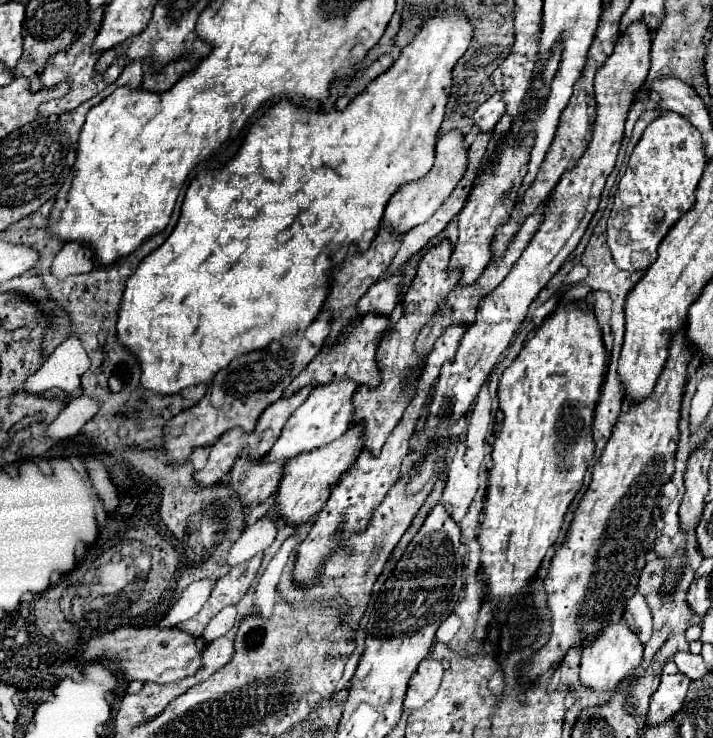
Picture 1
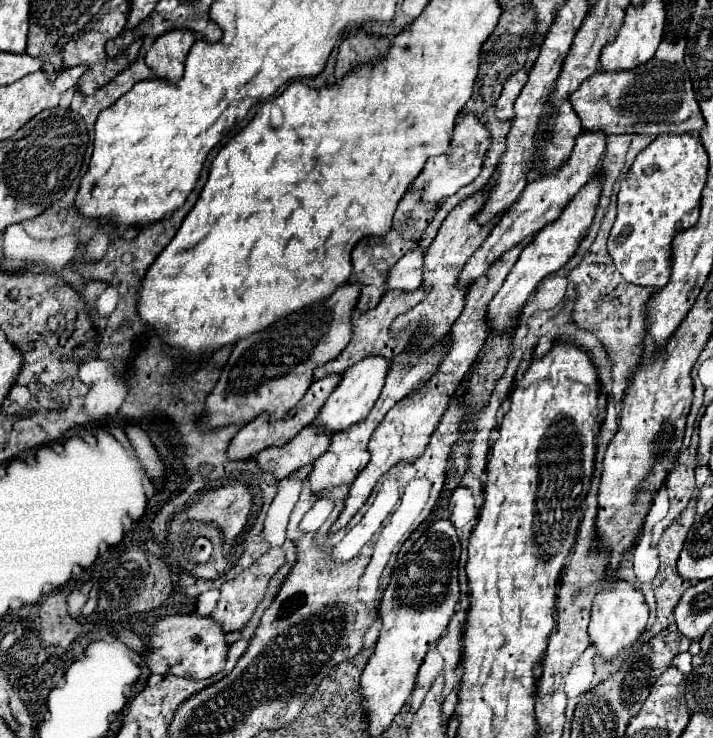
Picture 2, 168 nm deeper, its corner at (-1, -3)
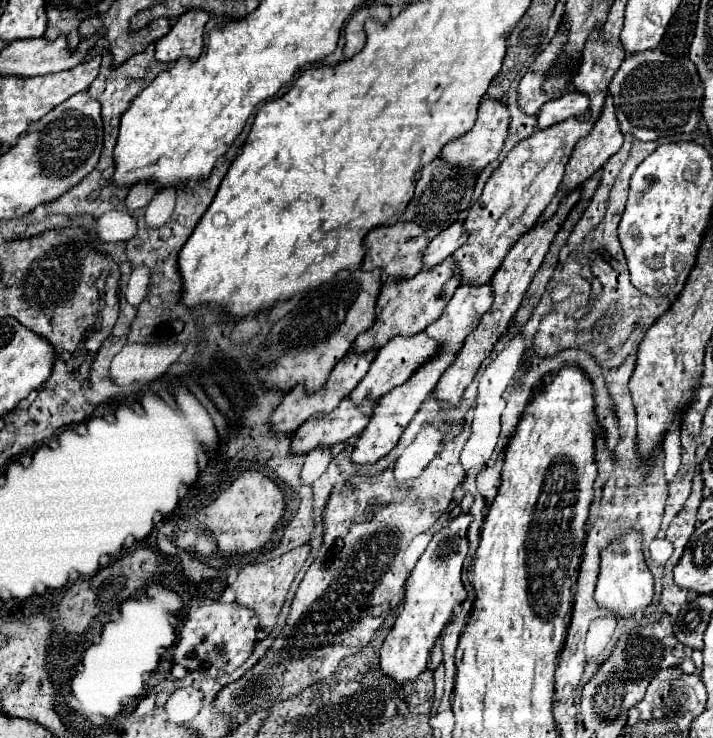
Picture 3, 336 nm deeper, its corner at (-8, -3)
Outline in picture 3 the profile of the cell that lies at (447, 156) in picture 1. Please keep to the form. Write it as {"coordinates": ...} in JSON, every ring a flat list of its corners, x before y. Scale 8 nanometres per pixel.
{"coordinates":[[492,97,484,99,480,103,478,119,476,119,474,127,460,139,454,139,444,145,444,149,442,149,444,161,450,165,462,165,462,167,472,167,474,171,482,171,490,161,494,161,500,155,504,139,508,135,508,123,510,123,510,111,508,111,506,103,492,99]]}

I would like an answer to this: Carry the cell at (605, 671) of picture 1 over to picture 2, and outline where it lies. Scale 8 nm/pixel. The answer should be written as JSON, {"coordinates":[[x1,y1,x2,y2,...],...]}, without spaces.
{"coordinates":[[615,583,603,589,595,595,593,611,591,611,591,623,589,623,589,639,595,647,595,655,603,657,605,661,611,661,617,657,623,649,635,647,639,643,641,633,645,631,649,617,649,607,643,601,643,595,627,583]]}

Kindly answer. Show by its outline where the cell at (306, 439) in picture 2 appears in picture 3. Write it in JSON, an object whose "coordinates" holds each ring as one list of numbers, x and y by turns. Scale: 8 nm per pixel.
{"coordinates":[[344,397,334,411,314,415,294,433,294,453,300,455,312,451,314,447,332,447,358,435,368,425,372,407,376,407,376,403,378,401,354,405,348,397]]}

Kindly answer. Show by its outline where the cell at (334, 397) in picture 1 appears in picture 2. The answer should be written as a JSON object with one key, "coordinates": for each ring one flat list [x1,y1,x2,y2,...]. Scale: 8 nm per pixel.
{"coordinates":[[369,357,351,367,341,375,339,385,333,389,329,399,321,405,321,411,317,411,315,419,311,421,311,427,321,429,325,435,335,435,341,431,347,431,351,425,359,423,369,415,373,409,373,403,377,401,377,395,381,393,381,387,385,385,385,375,389,371,389,363,383,357]]}

